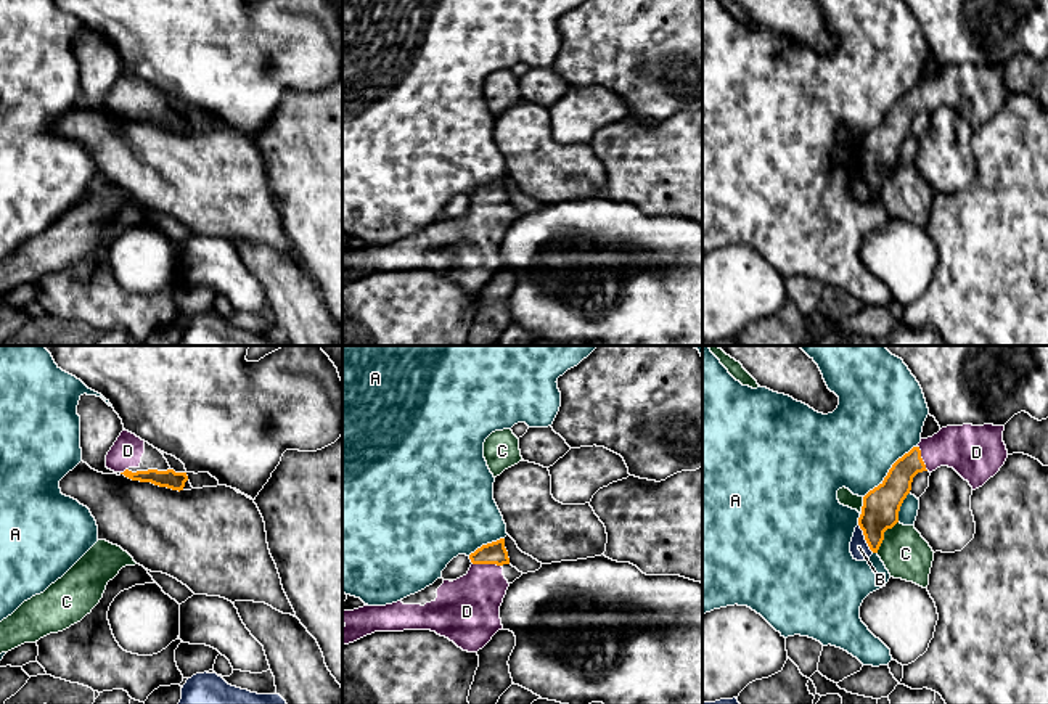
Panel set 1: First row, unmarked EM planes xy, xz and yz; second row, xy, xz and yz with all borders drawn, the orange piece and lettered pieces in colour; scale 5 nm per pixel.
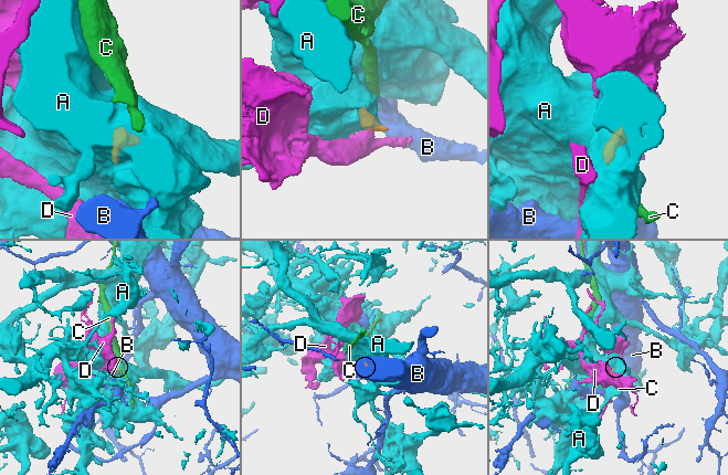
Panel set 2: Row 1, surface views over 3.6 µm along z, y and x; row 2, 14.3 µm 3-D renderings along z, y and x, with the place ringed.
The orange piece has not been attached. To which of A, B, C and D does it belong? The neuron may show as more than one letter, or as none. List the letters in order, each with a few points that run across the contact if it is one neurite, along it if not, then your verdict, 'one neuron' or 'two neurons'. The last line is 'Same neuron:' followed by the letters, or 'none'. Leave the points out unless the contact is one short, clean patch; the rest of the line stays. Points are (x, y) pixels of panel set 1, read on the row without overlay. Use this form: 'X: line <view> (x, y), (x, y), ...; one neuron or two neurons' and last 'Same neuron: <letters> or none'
A: two neurons
B: line yz (859, 164), (867, 185), (873, 192); two neurons
C: line yz (897, 161), (884, 172), (884, 179), (876, 192); two neurons
D: line xz (492, 193), (487, 203), (484, 227), (468, 248); one neuron
Same neuron: D

